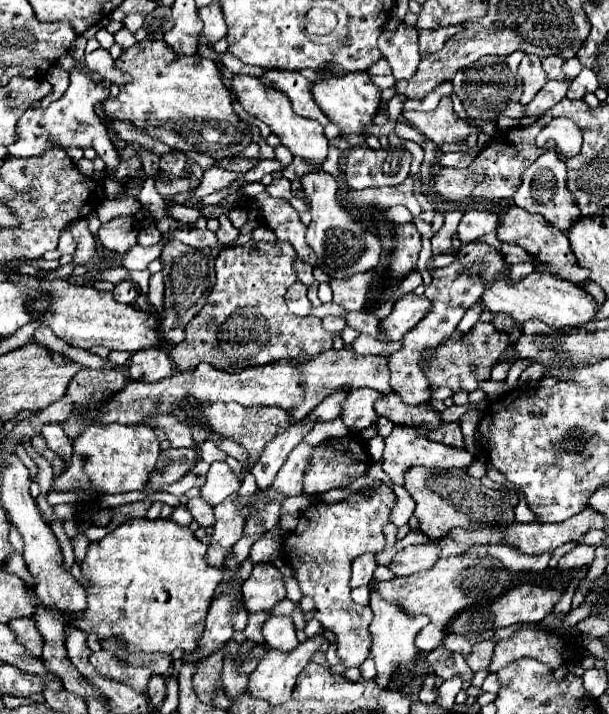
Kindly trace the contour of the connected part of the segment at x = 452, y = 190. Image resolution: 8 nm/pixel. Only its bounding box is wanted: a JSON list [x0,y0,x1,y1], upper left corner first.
[433,169,479,201]

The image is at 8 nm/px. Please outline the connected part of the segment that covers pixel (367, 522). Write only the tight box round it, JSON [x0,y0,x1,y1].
[283,485,395,669]

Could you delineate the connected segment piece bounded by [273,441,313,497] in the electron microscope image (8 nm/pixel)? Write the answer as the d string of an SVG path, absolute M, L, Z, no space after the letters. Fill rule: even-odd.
M301 441L287 457L283 469L277 473L273 487L283 493L285 497L301 495L303 493L303 473L307 469L307 461L311 459L311 449L313 445L307 445Z

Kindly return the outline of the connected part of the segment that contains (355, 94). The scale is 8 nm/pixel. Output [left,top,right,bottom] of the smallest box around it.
[313,73,381,147]

